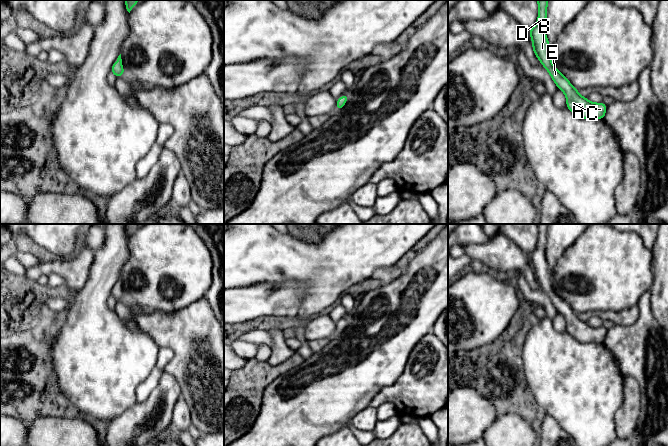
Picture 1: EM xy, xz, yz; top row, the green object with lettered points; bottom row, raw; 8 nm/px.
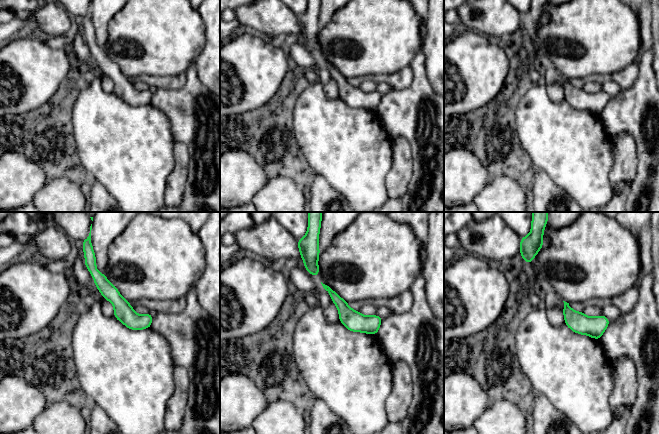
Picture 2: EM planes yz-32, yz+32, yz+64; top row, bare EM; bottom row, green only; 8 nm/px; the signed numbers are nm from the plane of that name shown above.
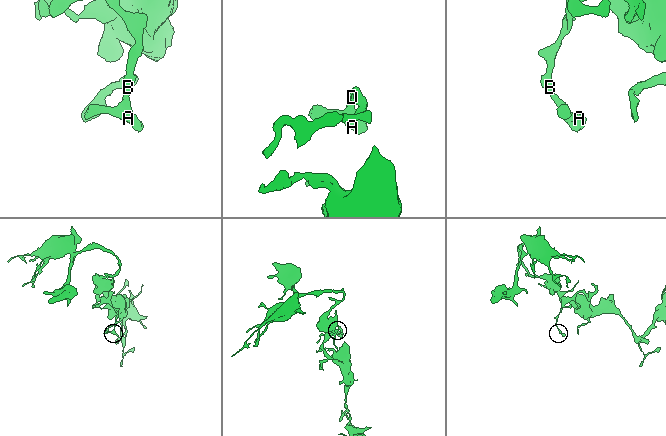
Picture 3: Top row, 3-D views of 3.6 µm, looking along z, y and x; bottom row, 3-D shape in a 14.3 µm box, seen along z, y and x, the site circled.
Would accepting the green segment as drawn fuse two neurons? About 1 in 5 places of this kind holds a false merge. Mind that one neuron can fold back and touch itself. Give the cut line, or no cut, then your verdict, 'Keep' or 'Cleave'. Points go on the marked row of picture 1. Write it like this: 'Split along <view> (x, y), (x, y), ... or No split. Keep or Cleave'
No split. Keep

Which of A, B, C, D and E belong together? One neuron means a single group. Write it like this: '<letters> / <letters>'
A B C D E

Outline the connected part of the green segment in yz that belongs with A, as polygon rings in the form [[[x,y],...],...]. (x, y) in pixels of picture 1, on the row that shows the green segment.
[[[537,0],[537,3],[539,8],[537,23],[527,30],[530,32],[535,55],[549,72],[557,88],[564,92],[567,100],[566,107],[569,110],[582,119],[604,119],[607,105],[603,102],[591,103],[588,98],[581,96],[569,80],[552,64],[550,45],[545,33],[548,0]]]

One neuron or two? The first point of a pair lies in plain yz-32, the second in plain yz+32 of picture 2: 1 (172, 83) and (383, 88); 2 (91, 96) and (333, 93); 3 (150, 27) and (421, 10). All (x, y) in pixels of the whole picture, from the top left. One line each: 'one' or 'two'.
1: two
2: two
3: two

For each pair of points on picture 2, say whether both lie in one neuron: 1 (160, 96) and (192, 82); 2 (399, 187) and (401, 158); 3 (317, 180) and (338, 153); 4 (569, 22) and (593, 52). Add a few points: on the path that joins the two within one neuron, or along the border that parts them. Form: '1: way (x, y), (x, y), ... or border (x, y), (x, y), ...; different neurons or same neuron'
1: way (168, 96), (180, 96), (186, 90); same neuron
2: way (399, 180), (401, 165); same neuron
3: border (313, 173), (320, 174), (337, 191); different neurons
4: way (576, 29), (592, 45); same neuron

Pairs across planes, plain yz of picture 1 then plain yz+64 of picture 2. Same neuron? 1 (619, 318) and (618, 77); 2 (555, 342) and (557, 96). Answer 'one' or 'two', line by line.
1: one
2: two

